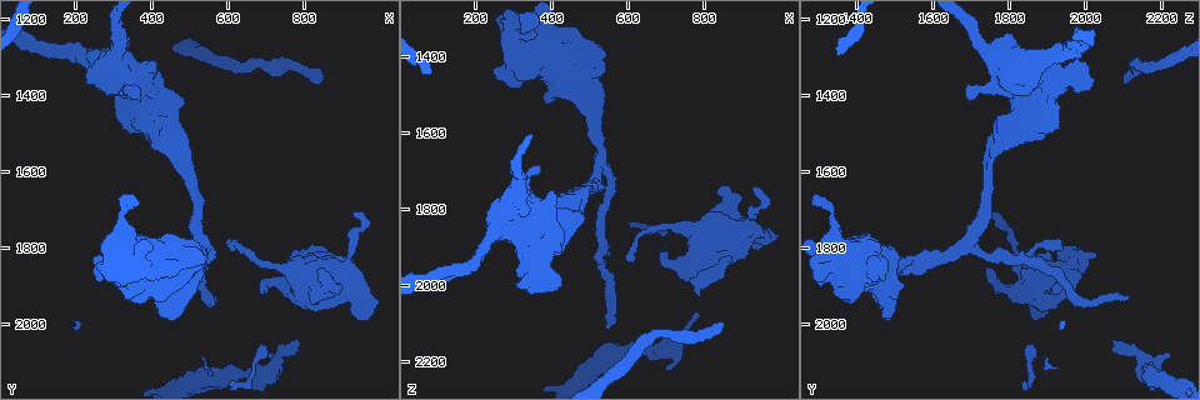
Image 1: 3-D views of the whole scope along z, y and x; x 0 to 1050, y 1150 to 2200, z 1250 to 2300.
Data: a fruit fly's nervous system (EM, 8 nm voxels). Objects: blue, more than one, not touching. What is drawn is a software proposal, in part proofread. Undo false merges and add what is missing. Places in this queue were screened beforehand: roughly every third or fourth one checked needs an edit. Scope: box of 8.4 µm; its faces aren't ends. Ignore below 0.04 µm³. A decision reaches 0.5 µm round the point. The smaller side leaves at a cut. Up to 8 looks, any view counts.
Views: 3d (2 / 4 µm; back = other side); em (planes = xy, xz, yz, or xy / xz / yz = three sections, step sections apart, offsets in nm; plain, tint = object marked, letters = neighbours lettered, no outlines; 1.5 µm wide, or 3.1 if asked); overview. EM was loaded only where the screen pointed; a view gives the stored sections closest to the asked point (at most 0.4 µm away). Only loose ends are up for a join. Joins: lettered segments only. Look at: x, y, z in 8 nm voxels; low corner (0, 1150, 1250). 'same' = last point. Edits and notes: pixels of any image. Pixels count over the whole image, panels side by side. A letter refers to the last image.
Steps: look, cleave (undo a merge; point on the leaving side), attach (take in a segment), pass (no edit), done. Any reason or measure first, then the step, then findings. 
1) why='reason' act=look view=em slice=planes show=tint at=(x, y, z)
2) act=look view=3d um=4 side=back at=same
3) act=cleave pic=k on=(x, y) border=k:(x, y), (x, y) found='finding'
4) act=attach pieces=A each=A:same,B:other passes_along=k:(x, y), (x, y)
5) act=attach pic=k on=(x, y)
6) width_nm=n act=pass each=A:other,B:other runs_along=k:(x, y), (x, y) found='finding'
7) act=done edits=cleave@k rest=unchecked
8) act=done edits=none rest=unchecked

act=look view=em slice=planes show=letters at=(705, 2080, 2210)

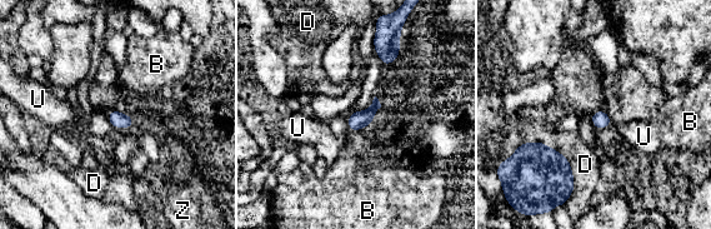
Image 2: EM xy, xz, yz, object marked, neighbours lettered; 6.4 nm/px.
width_nm=100 act=pass each=B:other,D:other,U:other,Z:other border=2:(606, 113), (611, 125) found='none of them fits'

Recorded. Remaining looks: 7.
why='thick turns thin' act=look view=em slice=planes show=tint at=(495, 1845, 1520)

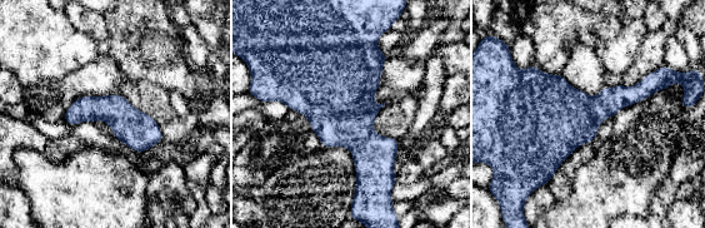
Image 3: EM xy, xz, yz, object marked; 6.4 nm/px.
why='what lies round it' act=look view=em slice=planes show=letters at=same

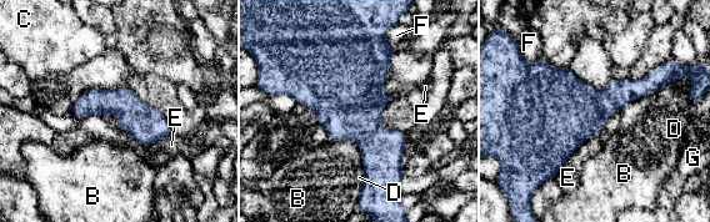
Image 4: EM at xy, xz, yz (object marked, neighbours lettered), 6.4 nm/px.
act=pass each=B:other,C:other,D:other,E:other,F:other,G:other border=4:(679, 76), (630, 100), (620, 111) found='one neuron here'

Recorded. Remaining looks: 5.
act=look view=3d um=4 at=(830, 1365, 2095)

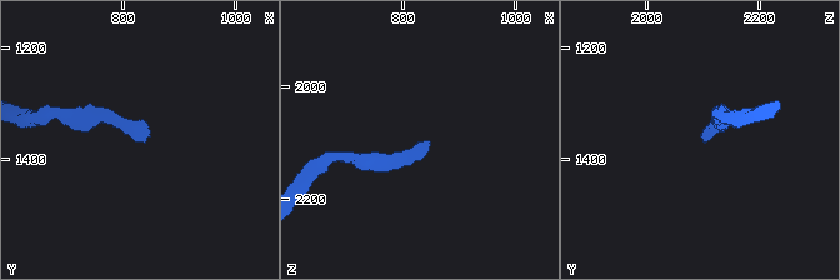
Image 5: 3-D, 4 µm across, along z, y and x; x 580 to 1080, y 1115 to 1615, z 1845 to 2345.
act=look view=em slice=yz step=8 show=letters at=(835, 1370, 2105)

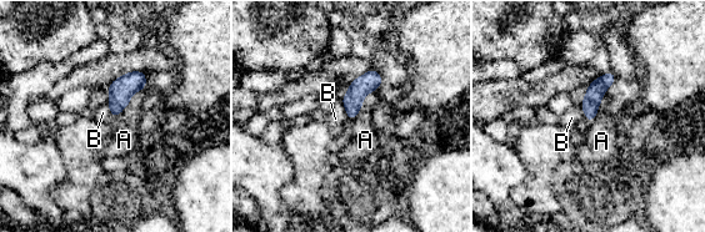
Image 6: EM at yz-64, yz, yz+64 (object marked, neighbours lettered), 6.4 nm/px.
act=look view=em slice=planes show=letters at=same

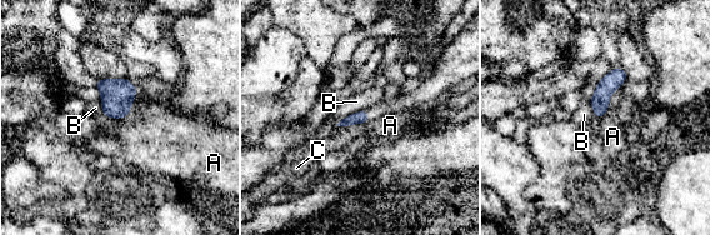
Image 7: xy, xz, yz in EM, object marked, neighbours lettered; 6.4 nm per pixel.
act=pass each=A:other,B:other,C:other found='none of them fits'

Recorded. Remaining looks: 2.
act=done edits=none rest=unchecked

